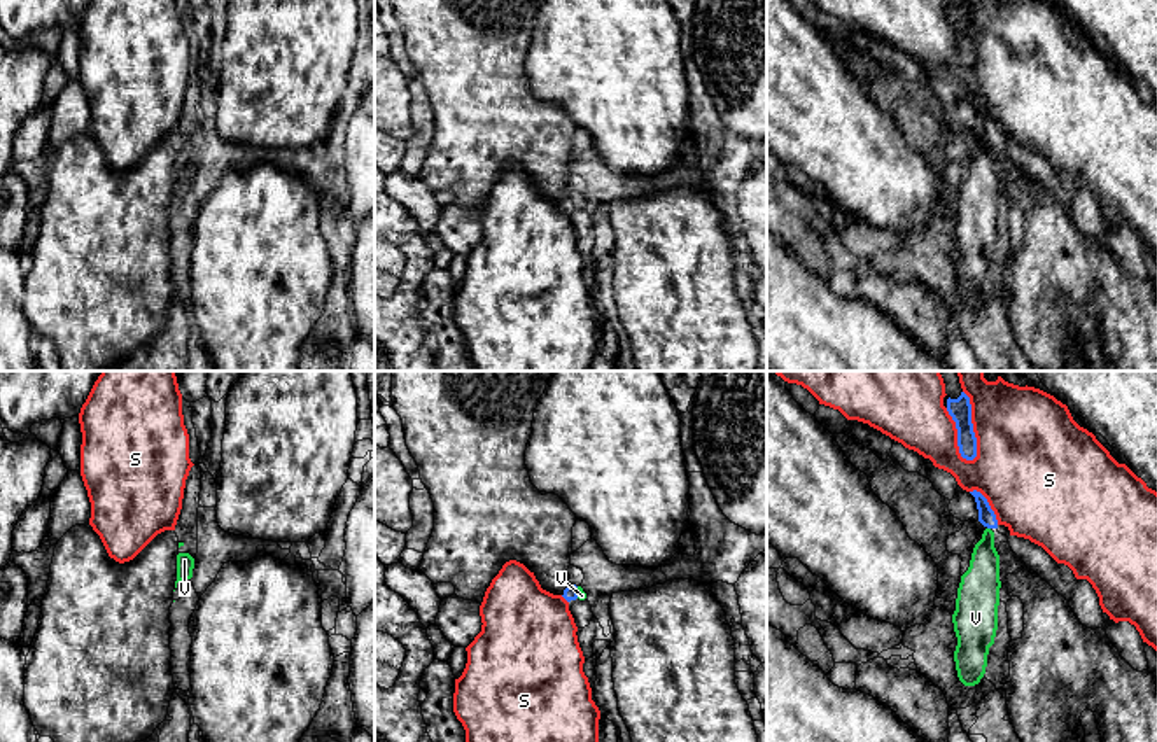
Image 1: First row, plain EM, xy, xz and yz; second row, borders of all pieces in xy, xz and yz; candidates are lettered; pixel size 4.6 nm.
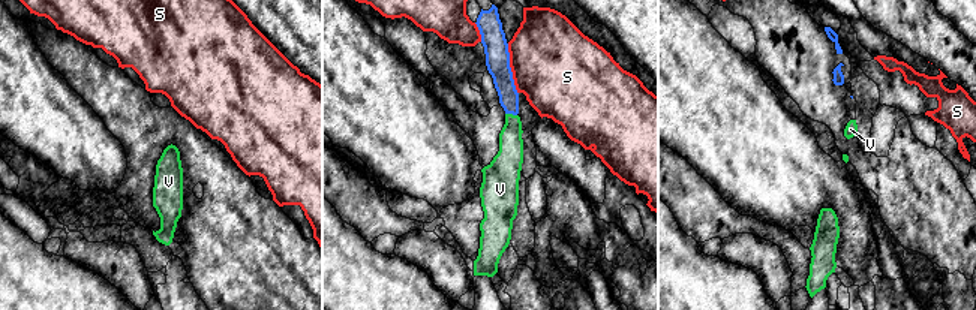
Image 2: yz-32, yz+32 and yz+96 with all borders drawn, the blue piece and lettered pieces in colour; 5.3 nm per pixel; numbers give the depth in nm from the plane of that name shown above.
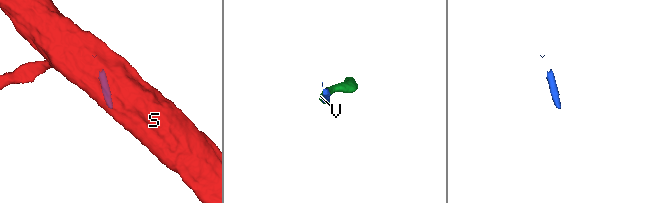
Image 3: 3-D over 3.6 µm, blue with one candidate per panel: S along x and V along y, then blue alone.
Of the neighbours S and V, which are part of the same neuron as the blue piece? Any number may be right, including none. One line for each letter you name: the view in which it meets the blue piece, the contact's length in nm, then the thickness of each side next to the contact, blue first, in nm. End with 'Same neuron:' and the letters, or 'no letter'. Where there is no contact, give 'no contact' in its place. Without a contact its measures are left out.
V: meets blue in xz; contact 60 nm long; 60 nm thick on the blue side, 50 nm on the other
Same neuron: V

